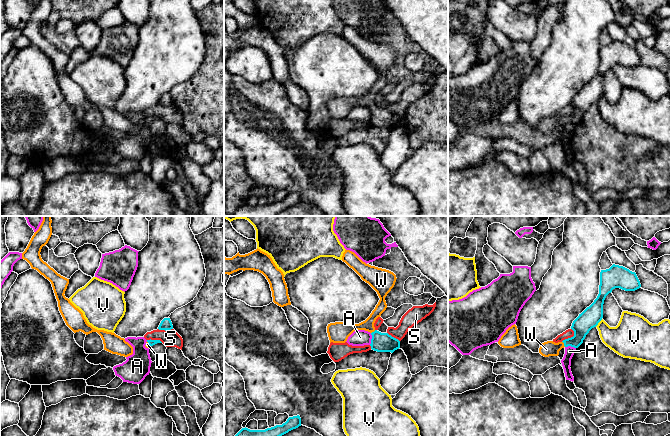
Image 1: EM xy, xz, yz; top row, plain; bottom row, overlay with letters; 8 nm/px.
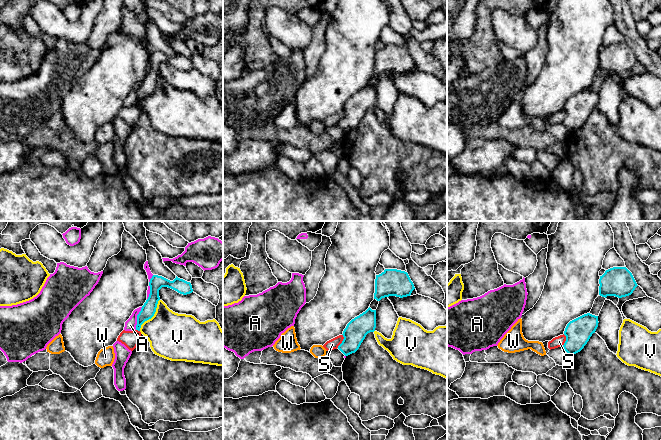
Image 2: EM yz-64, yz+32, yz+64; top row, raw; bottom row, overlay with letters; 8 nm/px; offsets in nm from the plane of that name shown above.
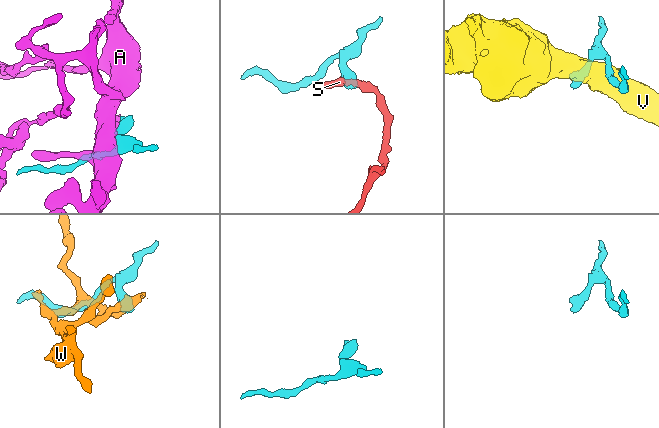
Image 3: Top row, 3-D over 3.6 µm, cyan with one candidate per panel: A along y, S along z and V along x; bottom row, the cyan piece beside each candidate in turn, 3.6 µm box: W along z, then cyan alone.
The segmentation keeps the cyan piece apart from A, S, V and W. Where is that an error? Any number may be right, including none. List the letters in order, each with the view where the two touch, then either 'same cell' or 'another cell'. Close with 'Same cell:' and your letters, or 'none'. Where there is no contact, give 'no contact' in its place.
A: xz | another cell
S: yz | another cell
V: yz | another cell
W: yz | same cell
Same cell: W

